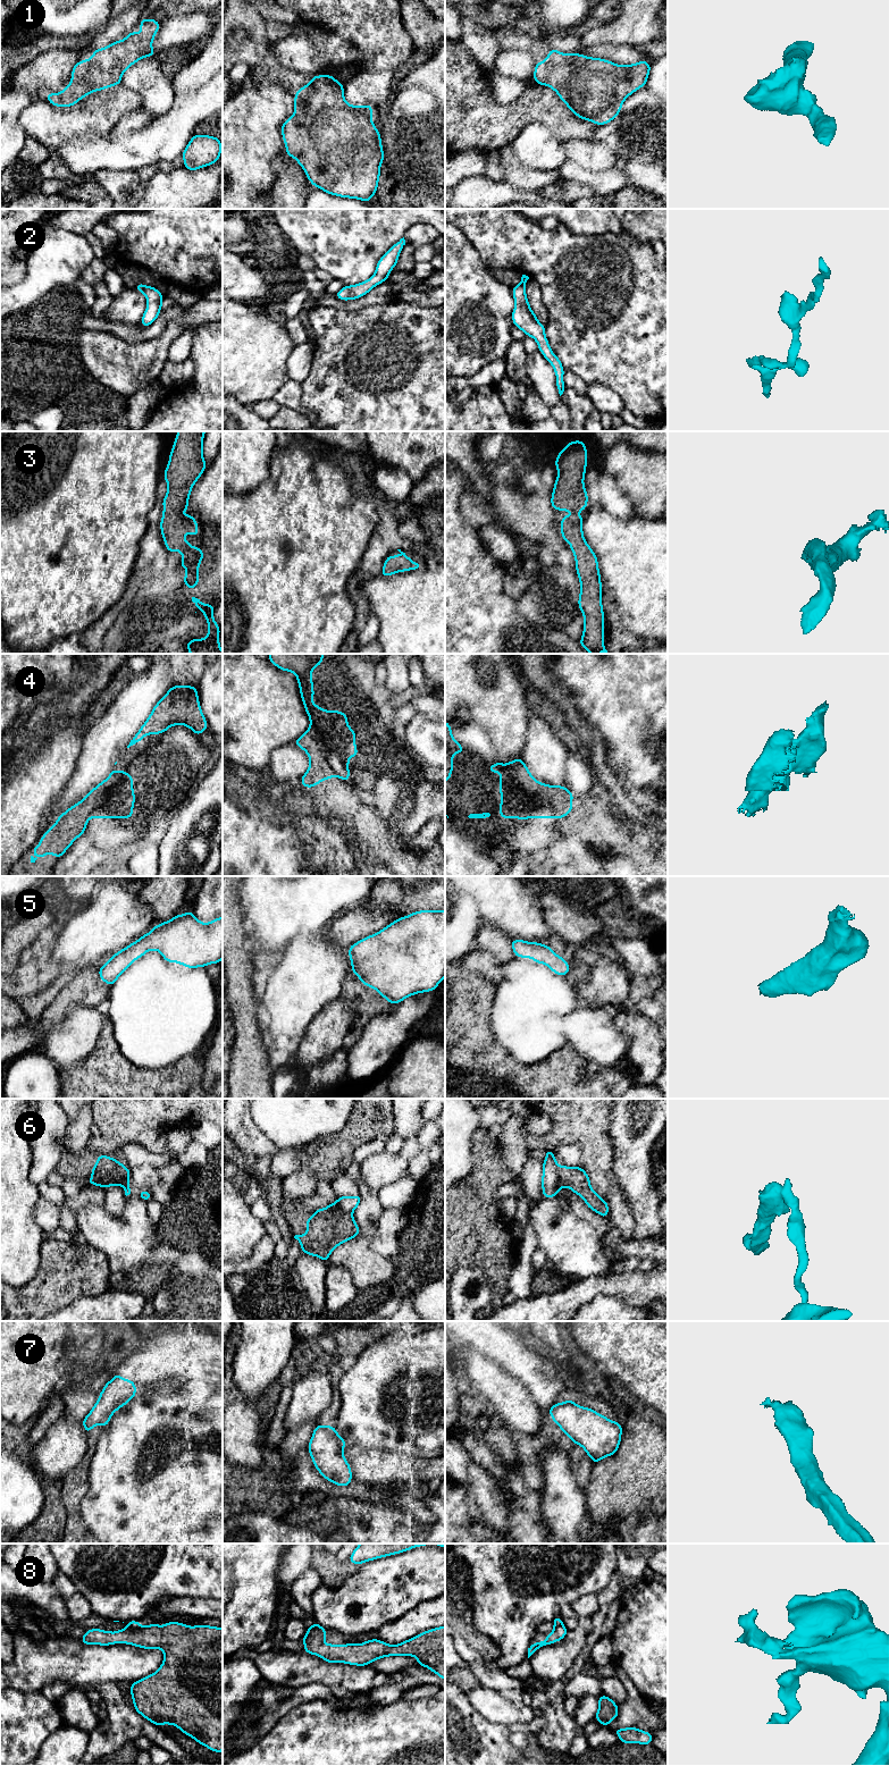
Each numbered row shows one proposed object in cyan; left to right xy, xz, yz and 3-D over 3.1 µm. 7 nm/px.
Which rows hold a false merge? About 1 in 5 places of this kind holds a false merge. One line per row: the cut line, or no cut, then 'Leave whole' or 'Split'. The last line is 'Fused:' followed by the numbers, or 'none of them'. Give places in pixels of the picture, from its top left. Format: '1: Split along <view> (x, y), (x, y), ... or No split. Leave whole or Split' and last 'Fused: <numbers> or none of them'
1: No split. Leave whole
2: No split. Leave whole
3: No split. Leave whole
4: No split. Leave whole
5: No split. Leave whole
6: Split along yz (558, 1166), (558, 1183), (560, 1187). Split
7: No split. Leave whole
8: No split. Leave whole
Fused: 6

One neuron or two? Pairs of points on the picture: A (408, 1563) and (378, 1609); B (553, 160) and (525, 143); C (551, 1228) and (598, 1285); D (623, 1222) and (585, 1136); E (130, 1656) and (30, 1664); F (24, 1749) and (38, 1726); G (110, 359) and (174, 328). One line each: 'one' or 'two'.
A: one
B: one
C: two
D: one
E: one
F: one
G: one

